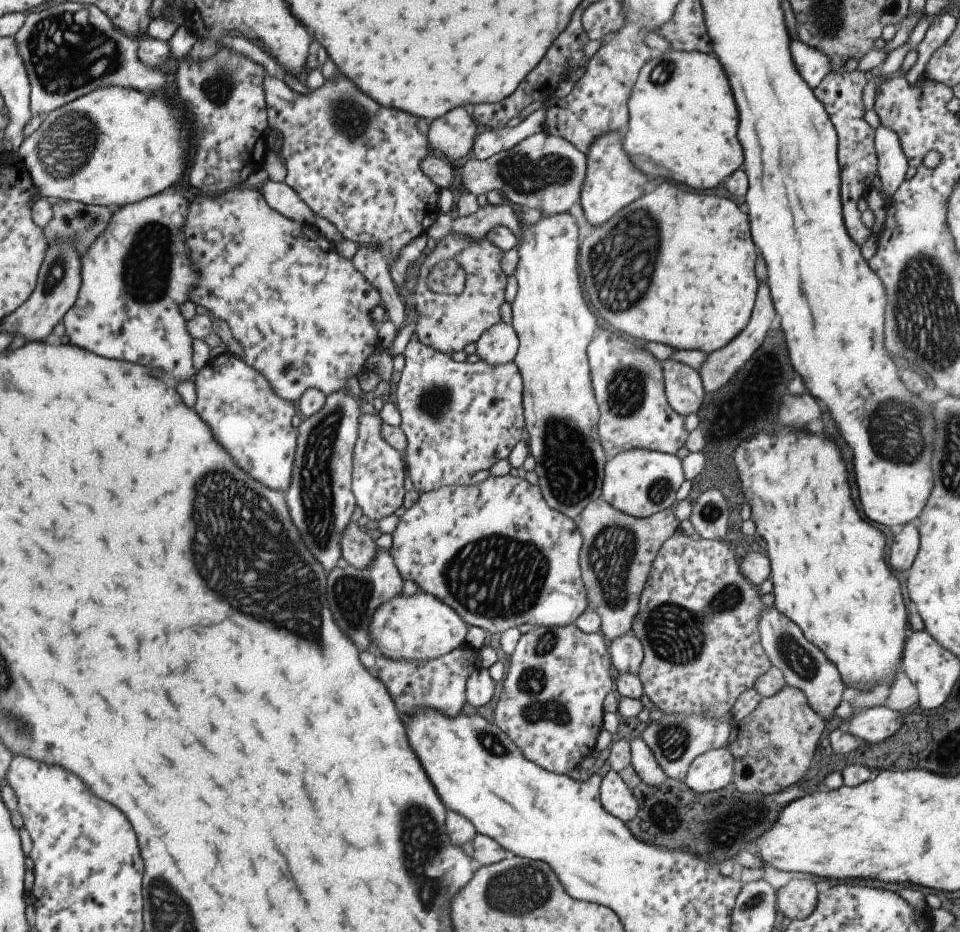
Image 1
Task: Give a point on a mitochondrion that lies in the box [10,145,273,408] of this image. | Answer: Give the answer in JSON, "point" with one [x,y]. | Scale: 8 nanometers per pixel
{"point":[145,271]}

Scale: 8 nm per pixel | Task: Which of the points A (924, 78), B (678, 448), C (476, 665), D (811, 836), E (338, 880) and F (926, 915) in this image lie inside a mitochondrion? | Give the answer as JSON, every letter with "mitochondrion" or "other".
{"A":"other","B":"other","C":"other","D":"other","E":"other","F":"other"}

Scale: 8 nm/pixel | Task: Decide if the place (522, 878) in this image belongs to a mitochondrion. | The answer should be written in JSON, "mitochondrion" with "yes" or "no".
{"mitochondrion":"yes"}

